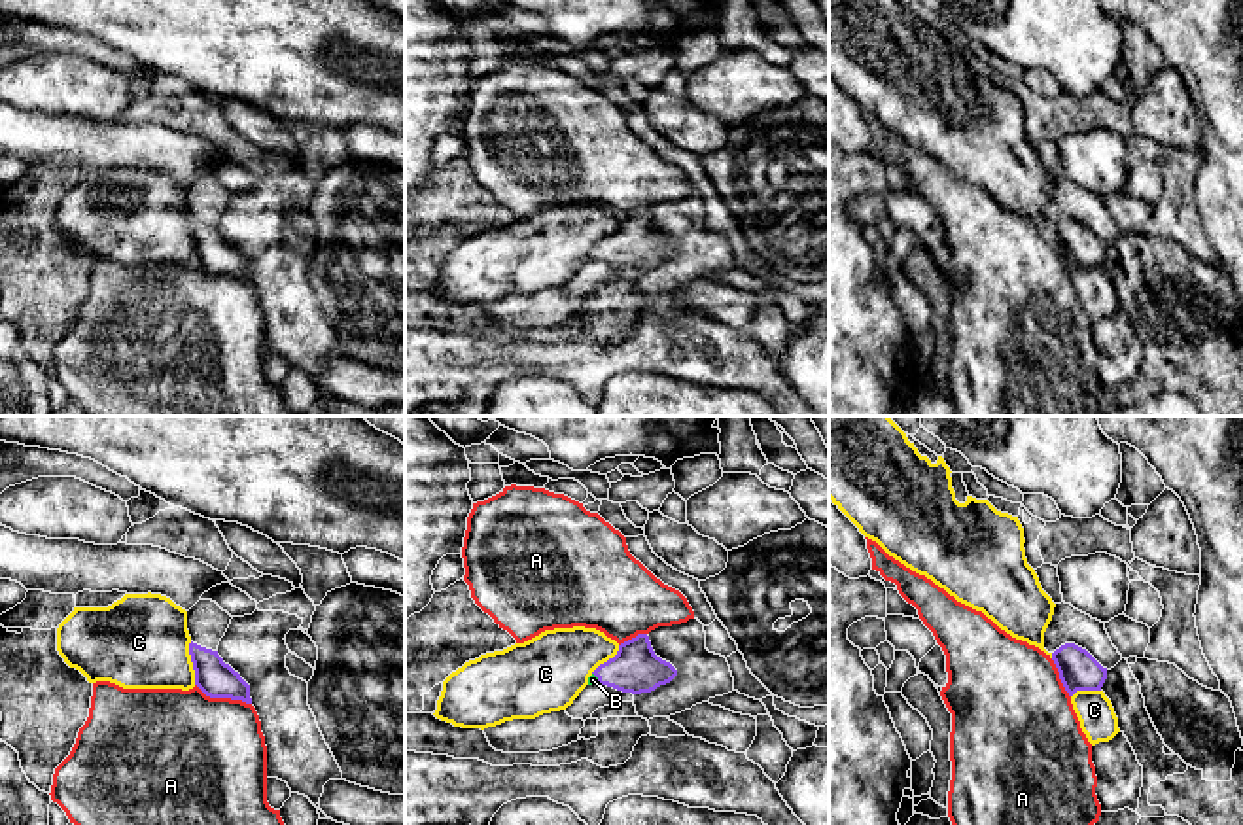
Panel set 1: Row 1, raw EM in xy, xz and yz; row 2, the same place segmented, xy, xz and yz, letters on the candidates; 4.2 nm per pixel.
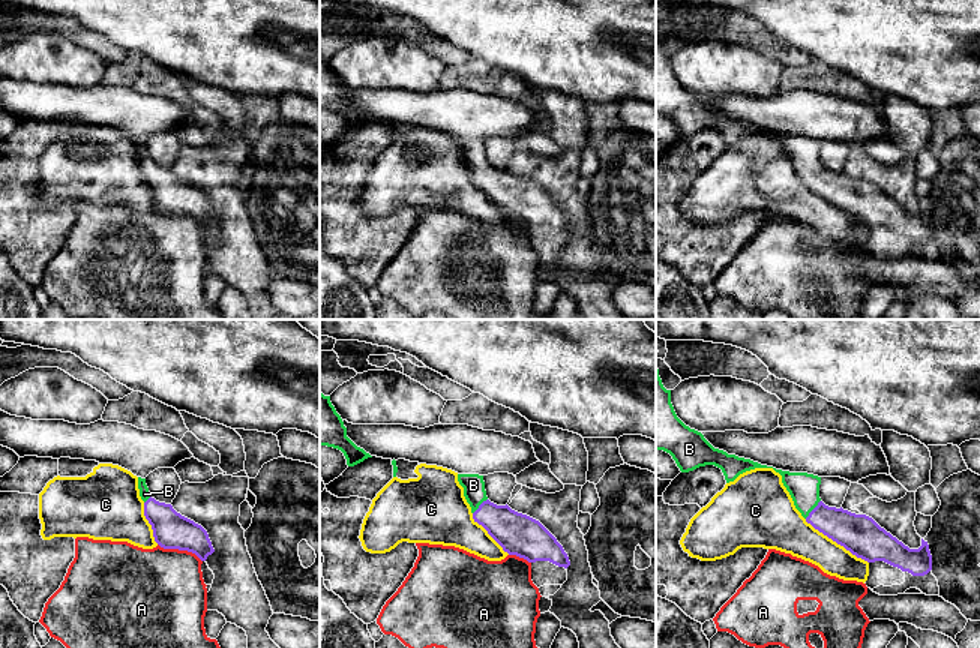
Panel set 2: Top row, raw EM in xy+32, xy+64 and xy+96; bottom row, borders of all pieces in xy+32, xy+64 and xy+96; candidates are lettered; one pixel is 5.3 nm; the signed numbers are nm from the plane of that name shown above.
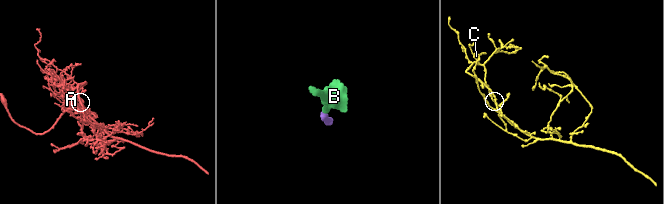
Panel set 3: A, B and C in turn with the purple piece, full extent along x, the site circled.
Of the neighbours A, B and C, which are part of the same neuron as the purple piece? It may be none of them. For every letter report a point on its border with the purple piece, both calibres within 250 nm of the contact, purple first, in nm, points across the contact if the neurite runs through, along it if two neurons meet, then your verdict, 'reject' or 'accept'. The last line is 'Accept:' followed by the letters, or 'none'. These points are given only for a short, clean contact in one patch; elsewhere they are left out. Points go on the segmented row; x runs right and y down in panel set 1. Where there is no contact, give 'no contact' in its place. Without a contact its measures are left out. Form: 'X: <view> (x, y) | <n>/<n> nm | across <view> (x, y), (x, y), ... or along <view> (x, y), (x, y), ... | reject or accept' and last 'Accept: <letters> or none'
A: xy (224, 697) | 160/480 nm | along xy (195, 684), (210, 697), (241, 699), (250, 704) | reject
B: xz (596, 676) | 200/50 nm | across xz (634, 668), (596, 676), (593, 680) | accept
C: xy (192, 661) | 160/400 nm | reject
Accept: B

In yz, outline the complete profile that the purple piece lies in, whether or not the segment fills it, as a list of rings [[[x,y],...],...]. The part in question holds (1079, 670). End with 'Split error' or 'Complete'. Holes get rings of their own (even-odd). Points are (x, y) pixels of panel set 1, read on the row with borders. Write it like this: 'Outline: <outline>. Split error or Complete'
Outline: [[[1075,643],[1056,649],[1052,660],[1069,696],[1077,691],[1101,691],[1107,679],[1107,668]]]. Complete

